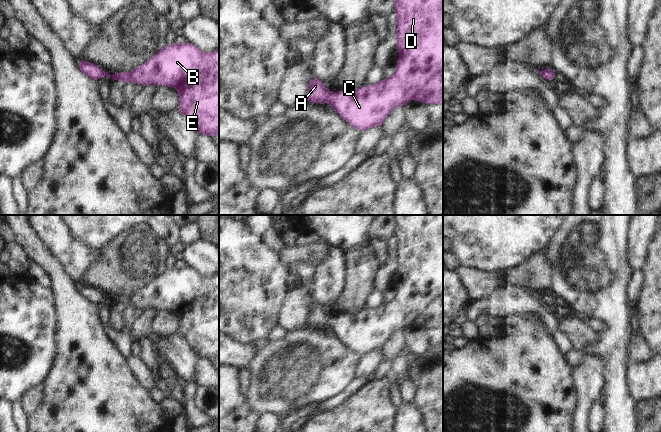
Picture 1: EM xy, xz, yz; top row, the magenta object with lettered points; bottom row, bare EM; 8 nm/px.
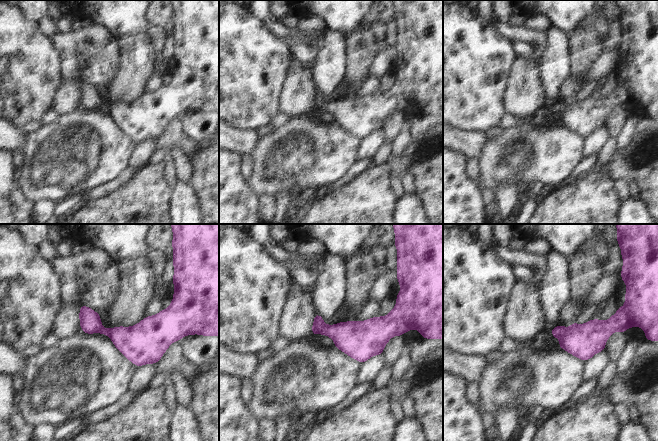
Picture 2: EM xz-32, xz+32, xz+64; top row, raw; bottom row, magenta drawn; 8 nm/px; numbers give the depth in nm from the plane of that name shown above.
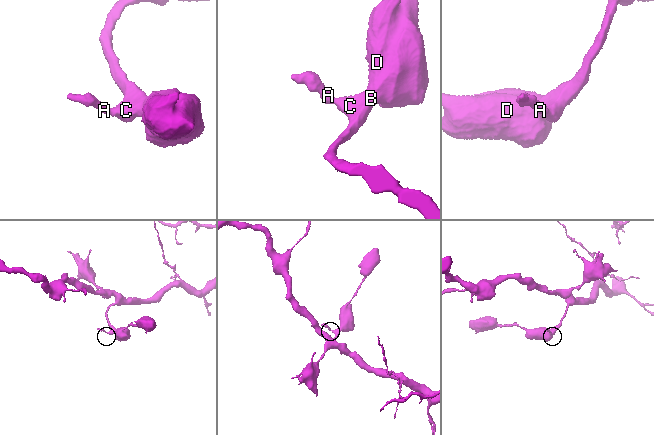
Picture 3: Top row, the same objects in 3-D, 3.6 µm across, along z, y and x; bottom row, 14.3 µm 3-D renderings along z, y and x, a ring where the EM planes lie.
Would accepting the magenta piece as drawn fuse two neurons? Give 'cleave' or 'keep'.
keep

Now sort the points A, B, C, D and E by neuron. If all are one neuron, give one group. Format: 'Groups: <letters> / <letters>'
Groups: A B C D E

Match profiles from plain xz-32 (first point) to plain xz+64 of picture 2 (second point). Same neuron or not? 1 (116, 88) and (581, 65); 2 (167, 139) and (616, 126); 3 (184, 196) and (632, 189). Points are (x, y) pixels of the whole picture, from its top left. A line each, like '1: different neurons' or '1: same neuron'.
1: same neuron
2: same neuron
3: different neurons

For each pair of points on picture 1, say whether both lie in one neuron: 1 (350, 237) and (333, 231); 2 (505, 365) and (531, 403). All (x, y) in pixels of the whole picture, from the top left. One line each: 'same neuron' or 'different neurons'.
1: same neuron
2: same neuron

